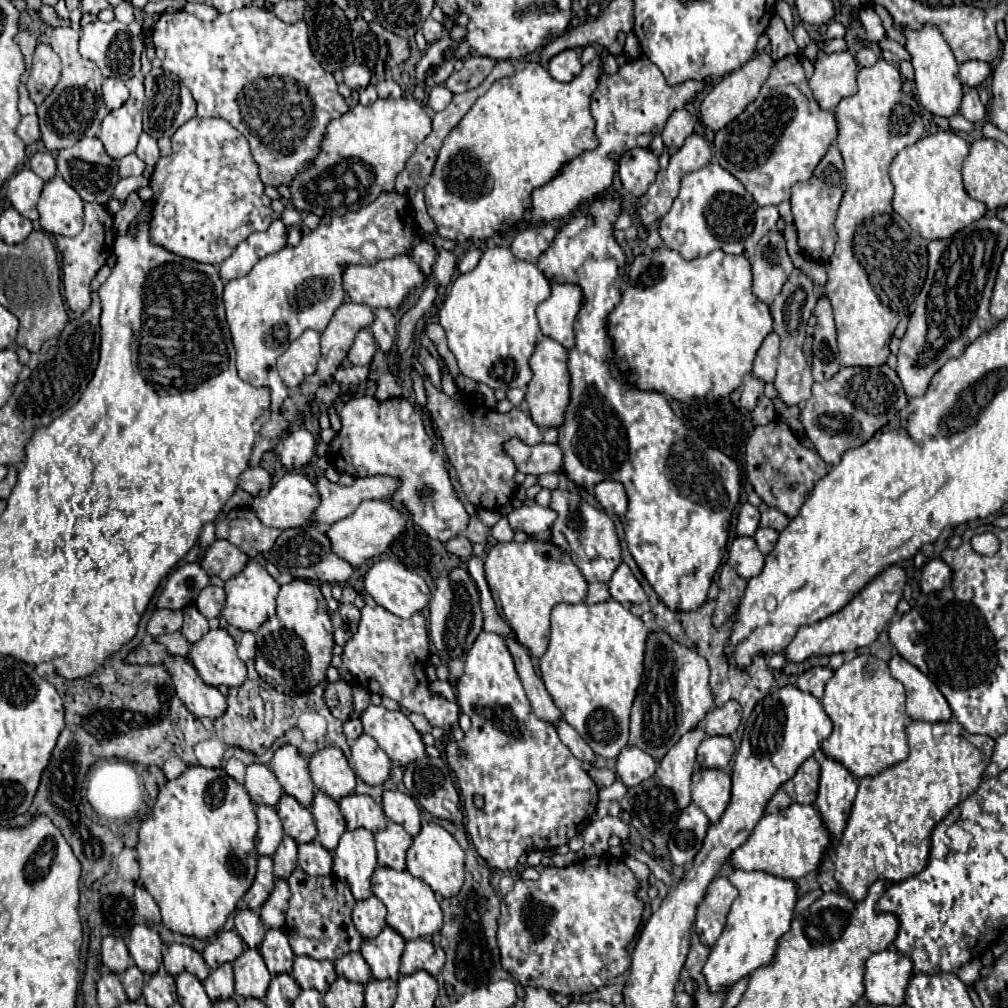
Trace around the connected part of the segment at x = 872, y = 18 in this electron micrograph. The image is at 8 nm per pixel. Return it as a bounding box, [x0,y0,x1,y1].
[860,6,886,43]

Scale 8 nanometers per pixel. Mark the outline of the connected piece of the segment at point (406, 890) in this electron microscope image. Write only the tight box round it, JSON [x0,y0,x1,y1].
[372,868,442,940]

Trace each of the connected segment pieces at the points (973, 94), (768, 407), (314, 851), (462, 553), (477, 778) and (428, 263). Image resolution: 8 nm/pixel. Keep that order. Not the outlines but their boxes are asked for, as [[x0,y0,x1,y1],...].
[[958,88,986,122],[752,396,774,426],[298,842,332,876],[446,536,474,558],[446,632,598,870],[412,242,436,276]]

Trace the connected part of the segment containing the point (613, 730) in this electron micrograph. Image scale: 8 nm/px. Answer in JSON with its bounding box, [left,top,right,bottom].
[540,600,650,758]

